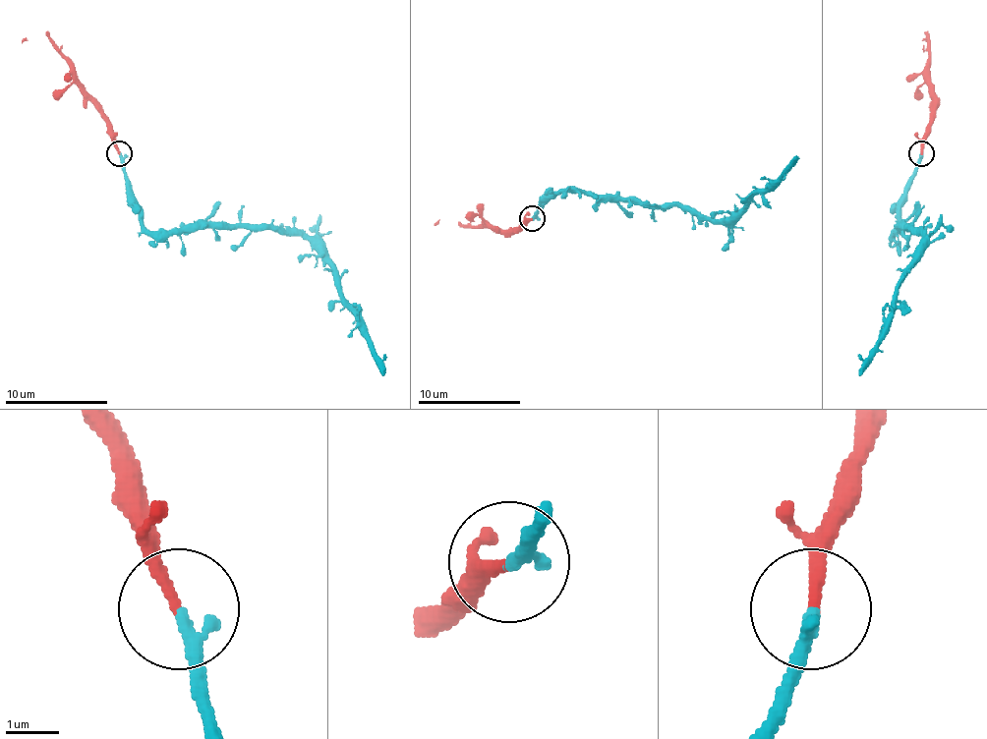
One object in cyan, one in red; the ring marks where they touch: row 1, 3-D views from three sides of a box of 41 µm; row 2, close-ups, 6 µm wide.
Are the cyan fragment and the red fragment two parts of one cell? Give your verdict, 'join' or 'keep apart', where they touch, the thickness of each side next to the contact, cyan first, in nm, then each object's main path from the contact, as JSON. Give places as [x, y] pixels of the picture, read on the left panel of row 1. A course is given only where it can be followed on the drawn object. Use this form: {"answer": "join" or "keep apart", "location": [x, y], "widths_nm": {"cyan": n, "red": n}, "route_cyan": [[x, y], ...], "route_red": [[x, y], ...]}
{"answer": "join", "location": [119, 153], "widths_nm": {"cyan": 280, "red": 200}, "route_cyan": [[120, 153], [133, 202], [148, 231], [276, 228], [310, 241], [330, 266], [343, 305], [356, 317], [384, 374]], "route_red": [[120, 153], [107, 115], [84, 89], [74, 64], [45, 35], [28, 40], [23, 38]]}

